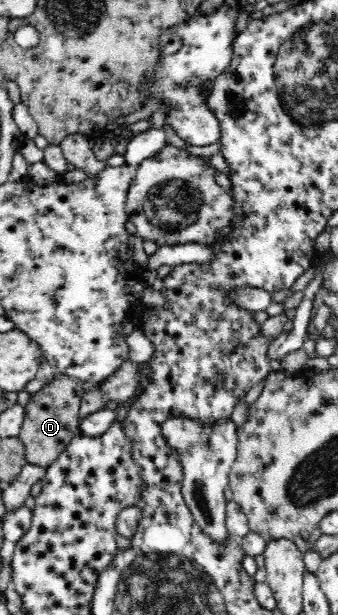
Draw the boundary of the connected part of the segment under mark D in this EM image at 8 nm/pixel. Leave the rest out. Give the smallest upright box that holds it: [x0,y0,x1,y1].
[18,373,88,469]

